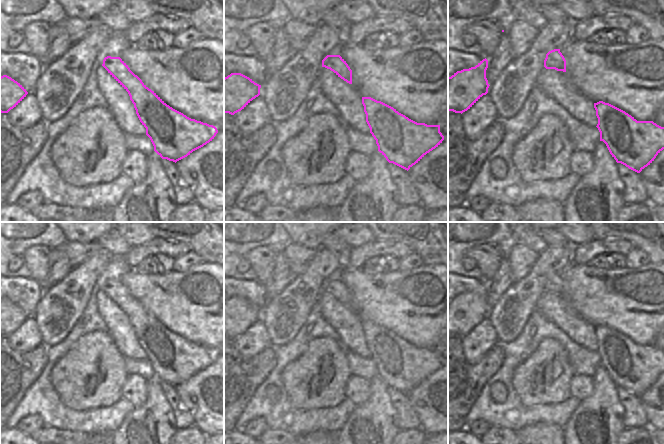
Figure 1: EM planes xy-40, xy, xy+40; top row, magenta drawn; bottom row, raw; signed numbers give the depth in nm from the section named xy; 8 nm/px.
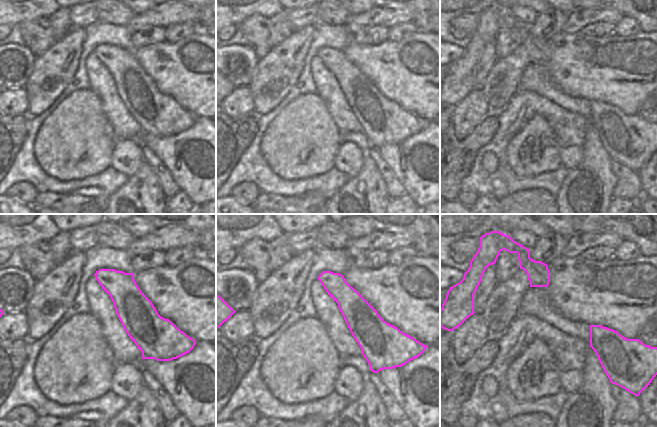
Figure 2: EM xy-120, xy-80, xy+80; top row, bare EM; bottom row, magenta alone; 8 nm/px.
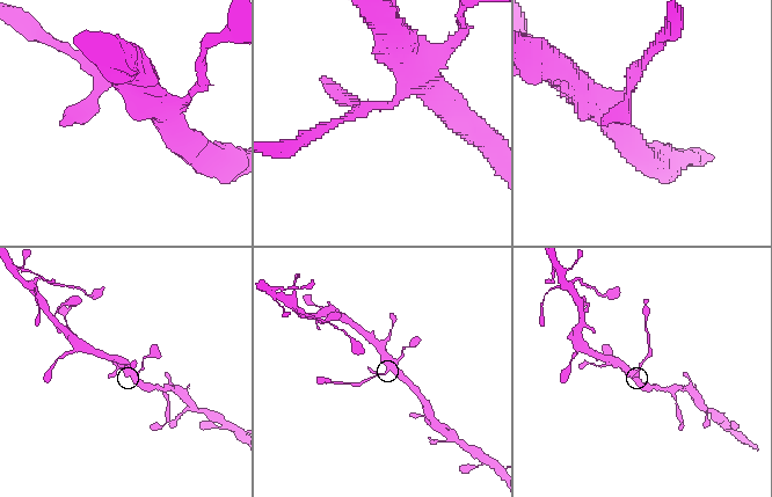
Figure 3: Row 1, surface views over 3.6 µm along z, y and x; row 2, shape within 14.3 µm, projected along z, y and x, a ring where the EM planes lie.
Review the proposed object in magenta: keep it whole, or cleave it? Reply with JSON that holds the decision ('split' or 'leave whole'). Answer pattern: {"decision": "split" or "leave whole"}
{"decision": "split"}

